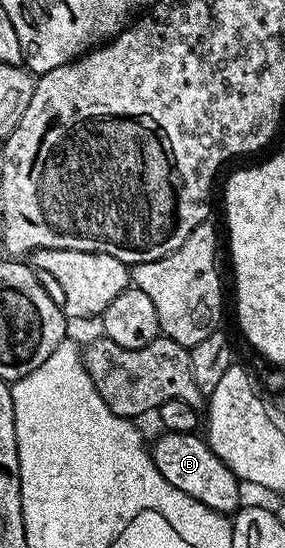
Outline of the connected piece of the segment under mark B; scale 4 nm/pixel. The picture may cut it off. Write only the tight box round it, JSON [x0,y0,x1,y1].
[149,432,241,514]

